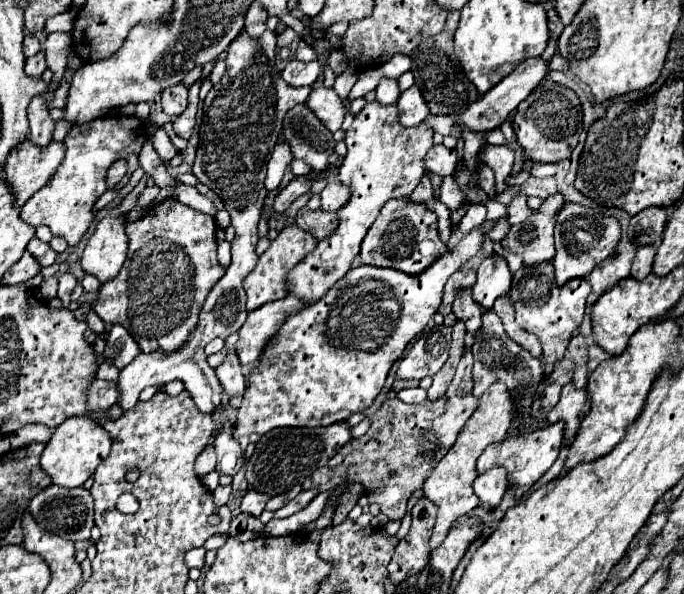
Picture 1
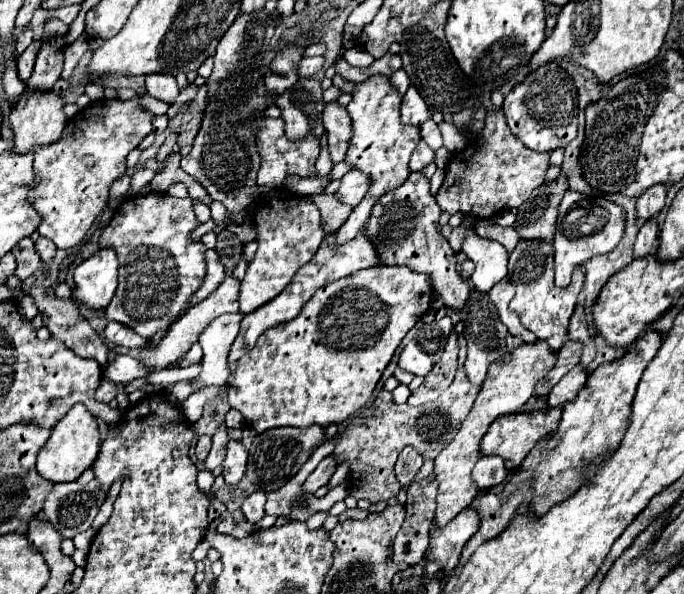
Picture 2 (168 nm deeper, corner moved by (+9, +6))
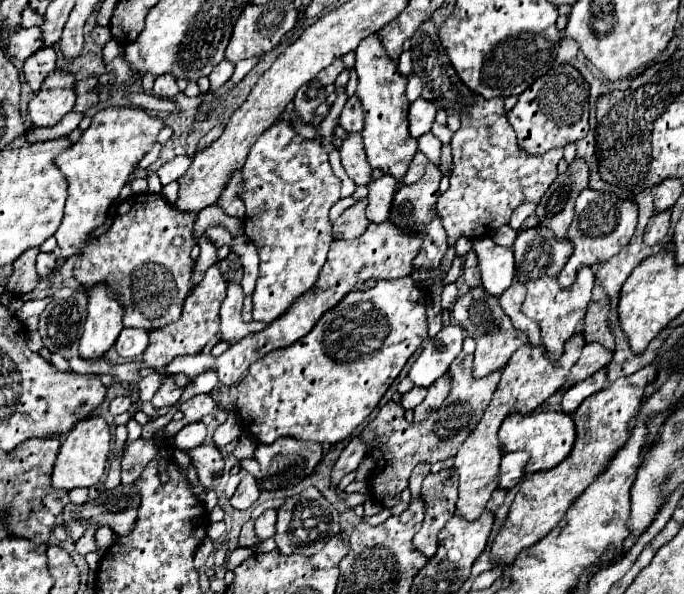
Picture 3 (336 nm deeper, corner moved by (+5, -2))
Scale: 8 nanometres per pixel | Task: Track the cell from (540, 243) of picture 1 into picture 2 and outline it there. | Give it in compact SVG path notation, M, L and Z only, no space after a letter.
M561 173L555 181L547 185L539 185L531 199L517 209L517 221L513 229L519 239L539 239L551 241L555 233L557 207L561 203L563 193L567 191L567 177Z

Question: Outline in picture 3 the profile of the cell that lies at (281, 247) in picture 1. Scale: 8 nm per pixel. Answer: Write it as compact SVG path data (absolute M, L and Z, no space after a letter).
M281 121L267 129L261 139L251 147L247 163L243 165L243 185L239 197L243 199L247 213L245 213L245 235L255 243L259 251L259 279L253 293L253 319L263 323L273 323L279 319L287 309L293 305L297 297L307 293L319 279L319 271L327 261L327 251L333 241L331 235L331 221L327 217L331 205L341 199L341 181L333 175L329 165L329 155L325 149L309 141L291 127L289 121Z

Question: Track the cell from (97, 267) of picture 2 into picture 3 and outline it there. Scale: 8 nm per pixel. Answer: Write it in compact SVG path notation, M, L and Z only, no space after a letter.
M95 285L85 289L85 293L89 295L89 305L79 355L81 359L101 359L115 345L123 329L123 307L107 285Z

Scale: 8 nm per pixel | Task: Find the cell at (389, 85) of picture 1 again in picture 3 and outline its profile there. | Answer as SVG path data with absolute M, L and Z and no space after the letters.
M411 75L411 79L409 79L409 85L407 85L407 99L413 103L419 95L421 95L421 79L417 77L417 75Z

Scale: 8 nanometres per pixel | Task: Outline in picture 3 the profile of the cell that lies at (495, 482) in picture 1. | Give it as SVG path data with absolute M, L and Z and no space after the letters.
M513 451L513 453L505 453L503 461L501 461L501 481L499 487L501 489L513 489L525 475L523 467L527 465L527 451Z

